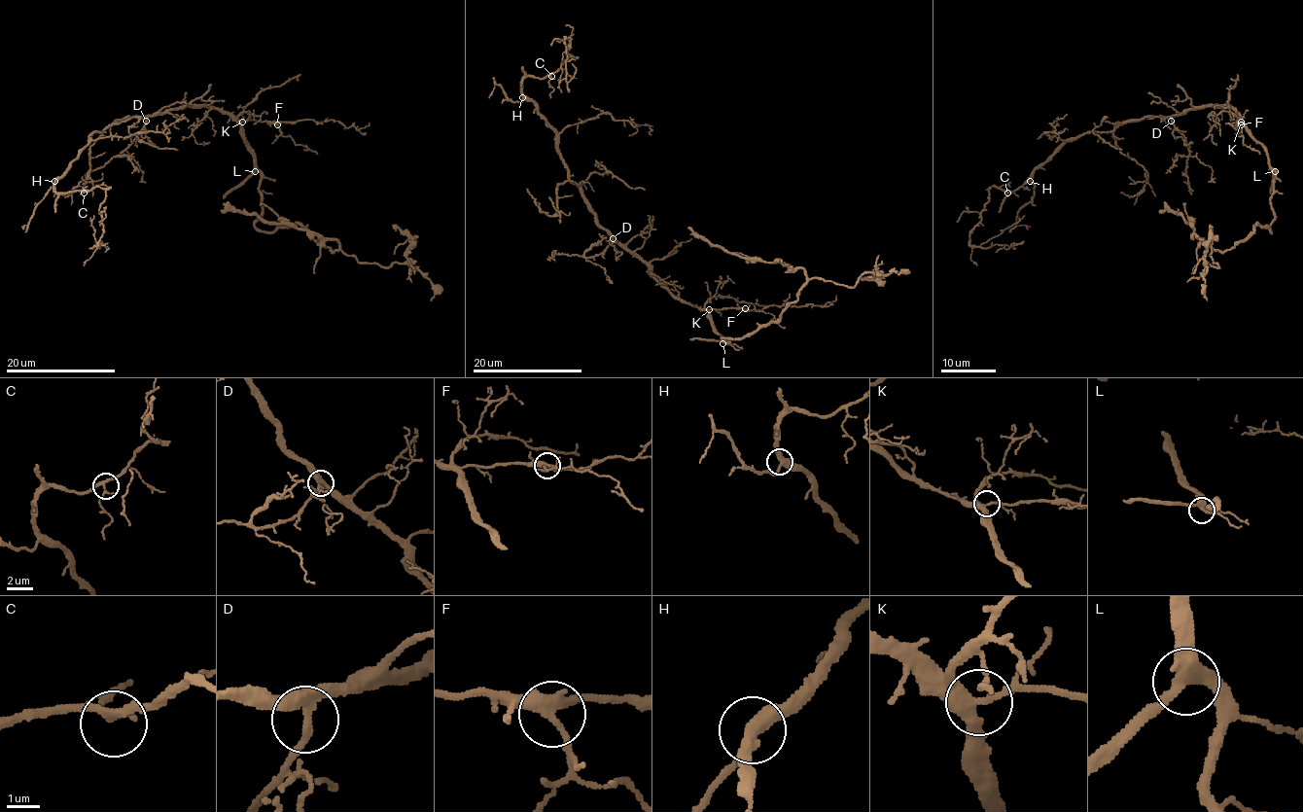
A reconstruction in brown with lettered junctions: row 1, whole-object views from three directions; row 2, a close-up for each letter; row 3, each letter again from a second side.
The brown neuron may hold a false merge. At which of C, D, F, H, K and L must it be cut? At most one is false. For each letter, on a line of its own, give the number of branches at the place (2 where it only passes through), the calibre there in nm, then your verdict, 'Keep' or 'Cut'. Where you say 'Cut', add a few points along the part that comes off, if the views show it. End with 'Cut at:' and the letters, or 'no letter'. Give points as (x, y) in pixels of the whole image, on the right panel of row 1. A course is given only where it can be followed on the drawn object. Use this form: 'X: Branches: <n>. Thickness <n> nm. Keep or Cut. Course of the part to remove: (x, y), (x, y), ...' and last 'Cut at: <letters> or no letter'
C: Branches: 3. Thickness 180 nm. Keep
D: Branches: 3. Thickness 300 nm. Keep
F: Branches: 3. Thickness 320 nm. Keep
H: Branches: 3. Thickness 360 nm. Keep
K: Branches: 3. Thickness 340 nm. Keep
L: Branches: 4. Thickness 340 nm. Keep
Cut at: no letter

